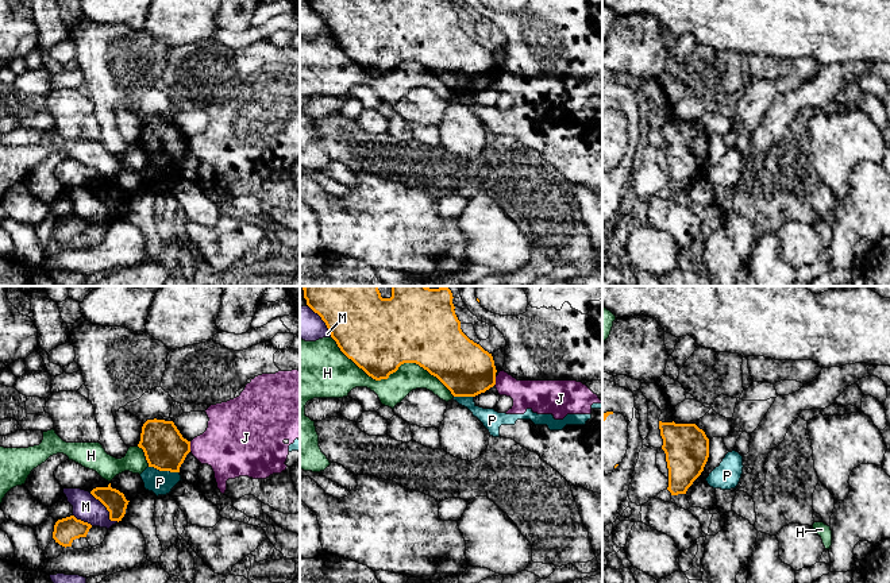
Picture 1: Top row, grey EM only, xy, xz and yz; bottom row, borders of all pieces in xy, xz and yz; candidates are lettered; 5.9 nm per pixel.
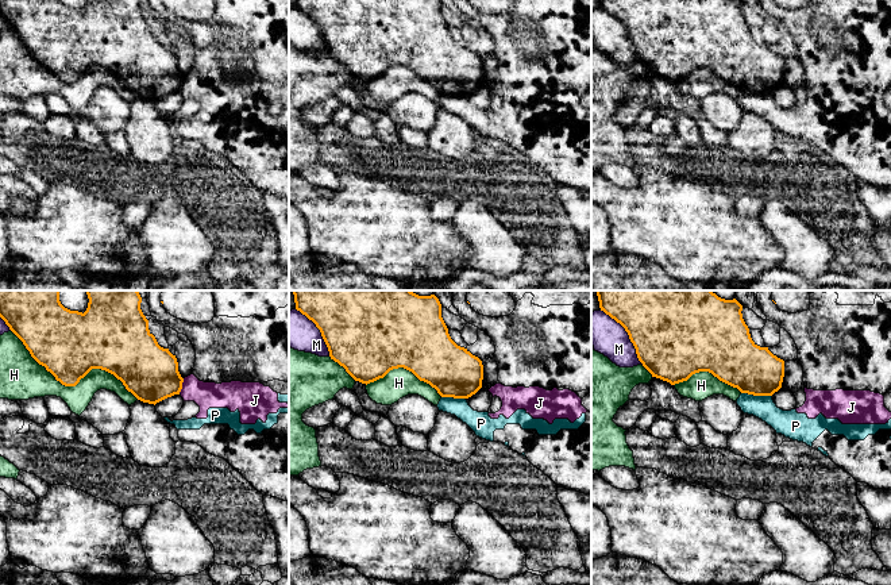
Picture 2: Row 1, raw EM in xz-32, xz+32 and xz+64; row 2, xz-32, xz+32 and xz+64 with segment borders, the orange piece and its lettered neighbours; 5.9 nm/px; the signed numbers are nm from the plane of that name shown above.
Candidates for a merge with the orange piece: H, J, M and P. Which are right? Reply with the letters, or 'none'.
none

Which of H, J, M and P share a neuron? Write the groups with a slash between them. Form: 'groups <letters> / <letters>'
groups H / J P / M

